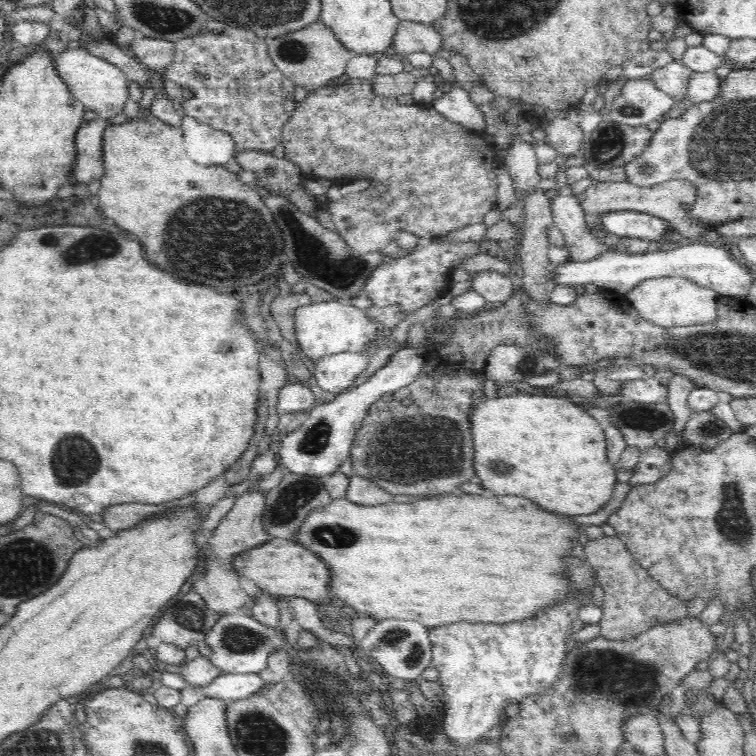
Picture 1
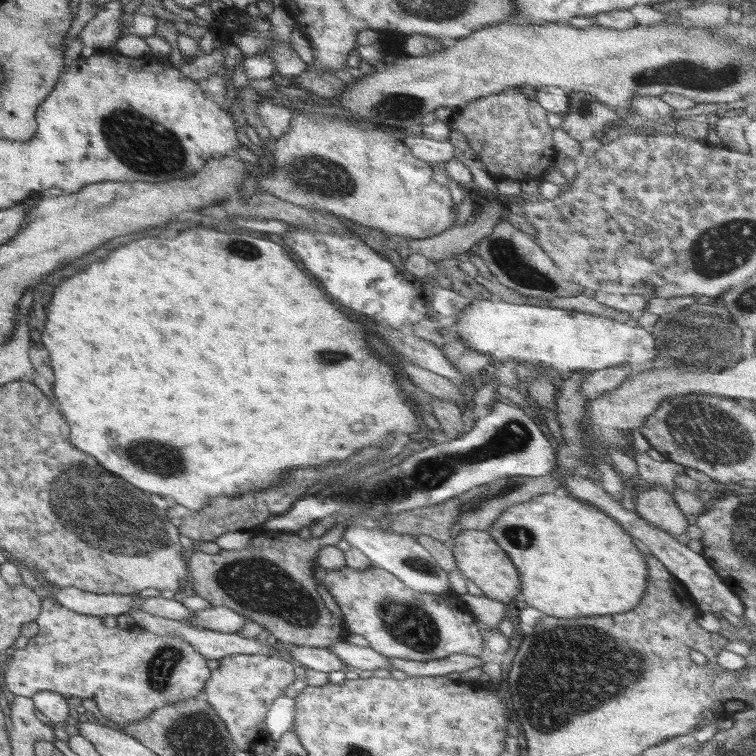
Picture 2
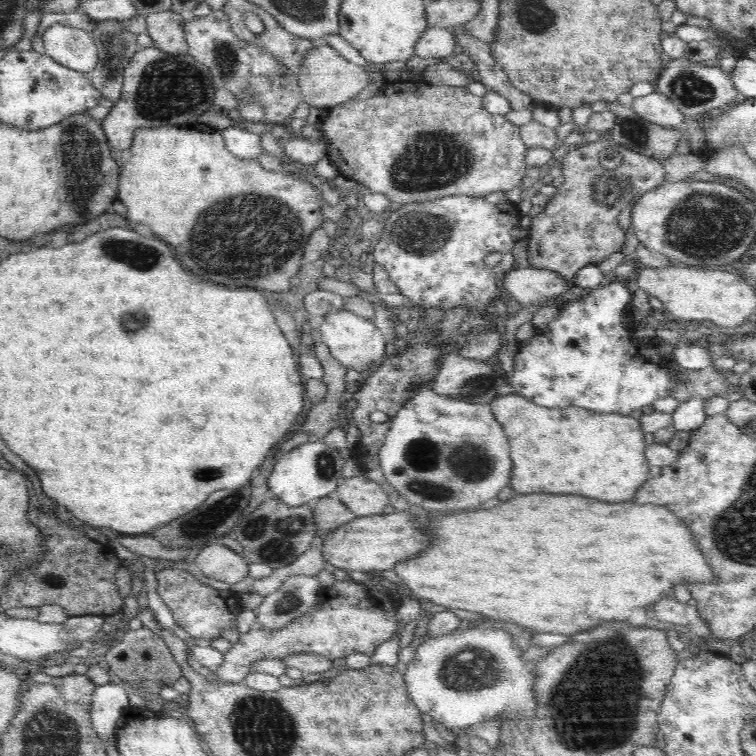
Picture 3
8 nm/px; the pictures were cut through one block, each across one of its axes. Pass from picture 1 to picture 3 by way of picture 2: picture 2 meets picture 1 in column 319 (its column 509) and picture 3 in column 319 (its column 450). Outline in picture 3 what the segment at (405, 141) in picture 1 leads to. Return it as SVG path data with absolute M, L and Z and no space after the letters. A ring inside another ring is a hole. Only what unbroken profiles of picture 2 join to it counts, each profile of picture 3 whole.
M411 80L387 81L386 86L384 94L377 94L364 100L354 98L336 105L334 108L327 110L326 116L323 116L318 122L318 130L321 130L320 134L323 134L322 140L327 144L326 155L329 161L339 170L340 175L356 182L362 182L371 193L379 192L380 194L385 194L393 207L412 202L430 202L446 196L458 196L458 194L485 196L492 192L504 193L521 184L529 168L526 162L527 148L521 139L520 127L508 121L505 115L498 112L486 112L481 98L466 91L464 87L434 86L426 82L417 84Z

